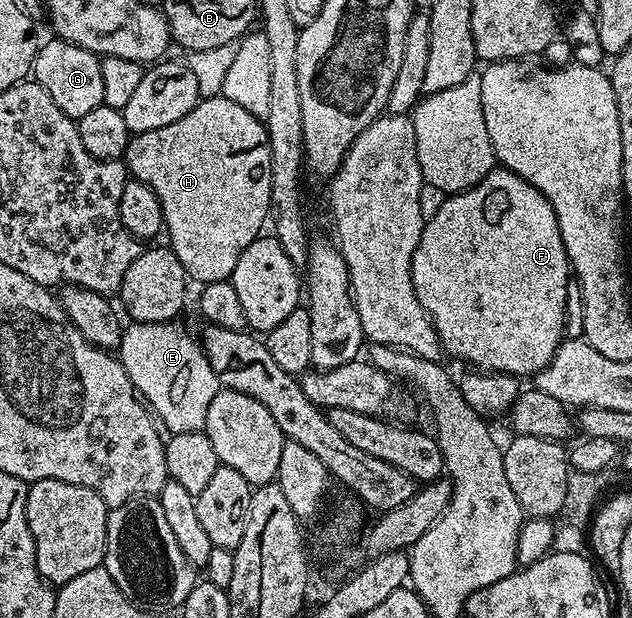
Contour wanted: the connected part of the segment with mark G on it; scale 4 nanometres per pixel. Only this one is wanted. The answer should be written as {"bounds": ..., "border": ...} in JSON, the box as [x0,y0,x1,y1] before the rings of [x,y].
{"bounds":[33,40,104,119],"border":[[[43,40],[34,55],[33,80],[38,81],[48,95],[52,95],[52,103],[56,103],[64,115],[75,119],[88,115],[88,111],[100,107],[104,99],[104,78],[100,75],[102,62],[98,54],[76,47],[76,43],[49,40]]]}

